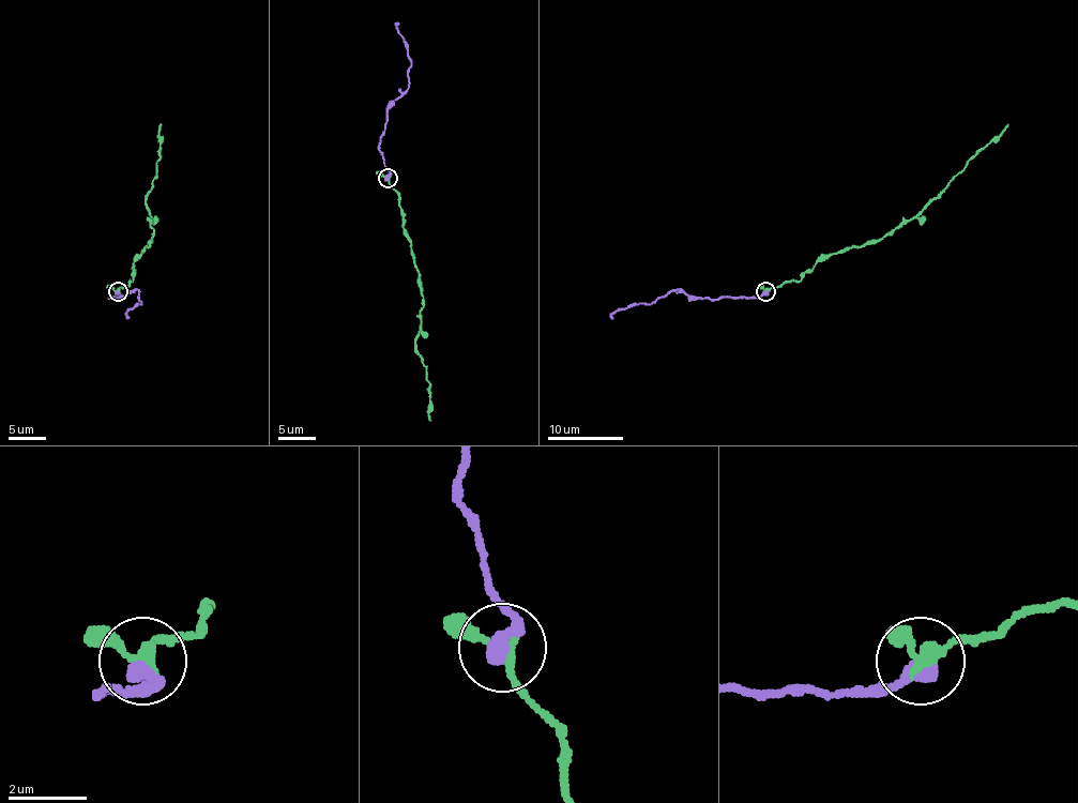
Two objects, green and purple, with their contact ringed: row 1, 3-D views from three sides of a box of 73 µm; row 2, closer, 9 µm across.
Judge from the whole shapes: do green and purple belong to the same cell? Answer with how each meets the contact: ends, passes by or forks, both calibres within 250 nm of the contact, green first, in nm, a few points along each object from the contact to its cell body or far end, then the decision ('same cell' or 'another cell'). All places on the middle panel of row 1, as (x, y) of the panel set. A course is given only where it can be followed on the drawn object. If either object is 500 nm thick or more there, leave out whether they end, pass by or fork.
green passes by; purple ends there; 260 nm thick on the green side, 460 nm on the other; green runs (388, 178), (399, 197), (403, 229), (410, 244), (424, 306), (420, 312), (415, 351), (429, 381), (431, 421); purple runs (388, 178), (390, 170), (378, 142), (385, 110), (408, 88), (410, 63), (399, 24); same cell

